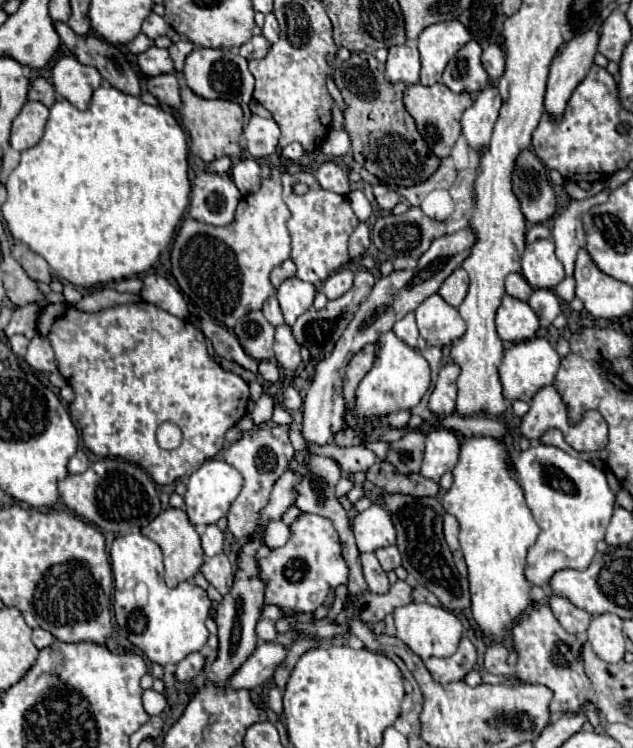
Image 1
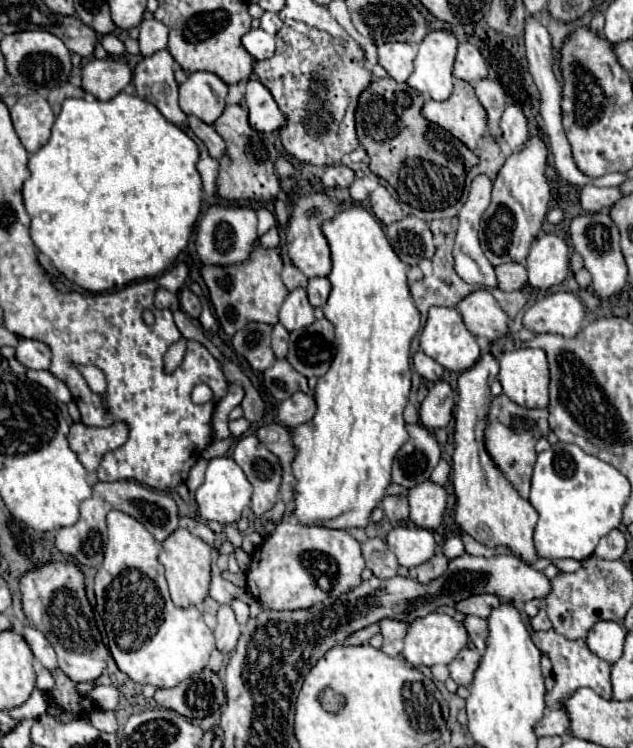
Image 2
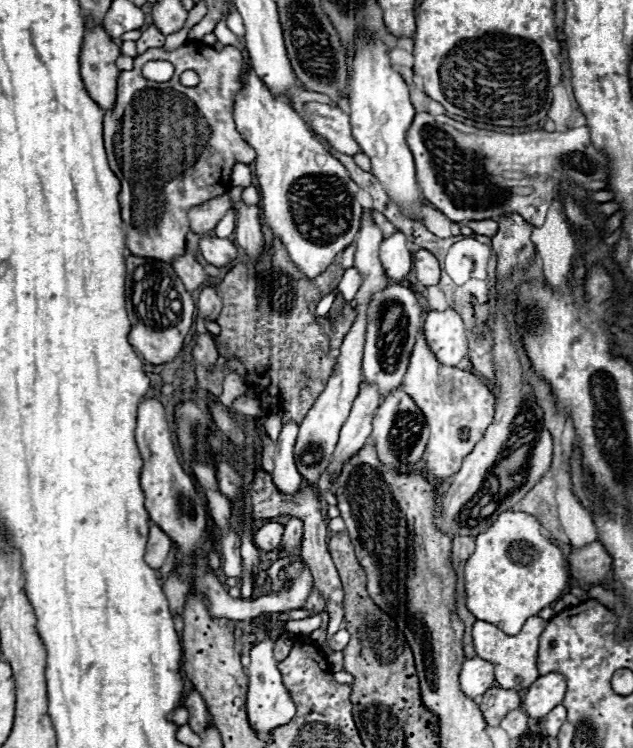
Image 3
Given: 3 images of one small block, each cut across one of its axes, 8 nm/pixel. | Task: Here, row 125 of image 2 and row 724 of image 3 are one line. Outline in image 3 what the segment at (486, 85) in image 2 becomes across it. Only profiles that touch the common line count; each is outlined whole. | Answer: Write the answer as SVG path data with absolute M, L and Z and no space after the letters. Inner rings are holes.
M504 688L486 690L480 704L488 726L500 726L502 718L518 706L520 706L520 694L516 690L504 690Z

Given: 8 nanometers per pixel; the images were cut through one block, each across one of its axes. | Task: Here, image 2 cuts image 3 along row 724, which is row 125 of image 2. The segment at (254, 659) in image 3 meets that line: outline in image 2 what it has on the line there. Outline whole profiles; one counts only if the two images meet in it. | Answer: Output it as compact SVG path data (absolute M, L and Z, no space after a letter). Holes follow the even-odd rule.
M260 80L246 82L246 106L250 110L250 126L258 132L274 132L284 126L284 114L278 110L270 90Z

